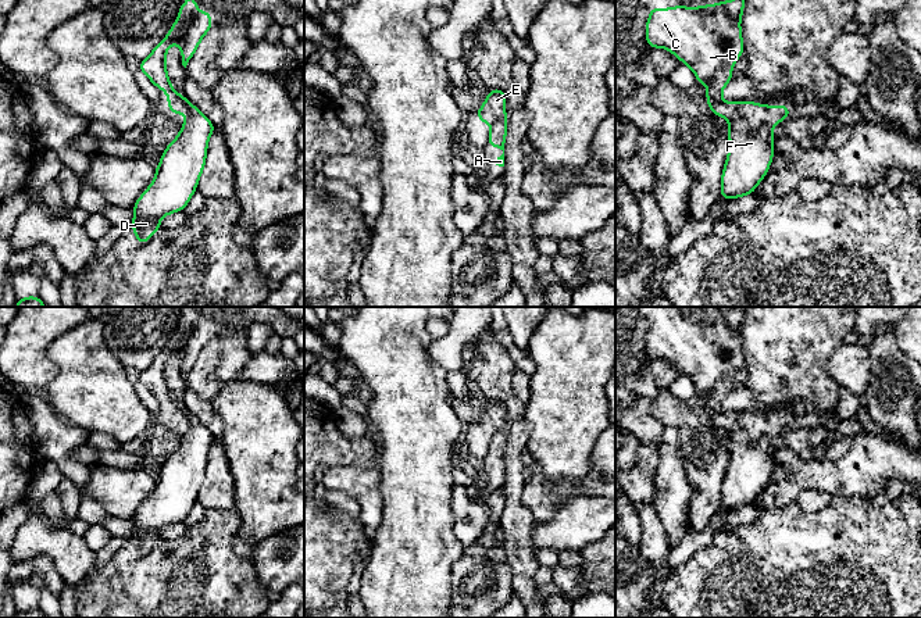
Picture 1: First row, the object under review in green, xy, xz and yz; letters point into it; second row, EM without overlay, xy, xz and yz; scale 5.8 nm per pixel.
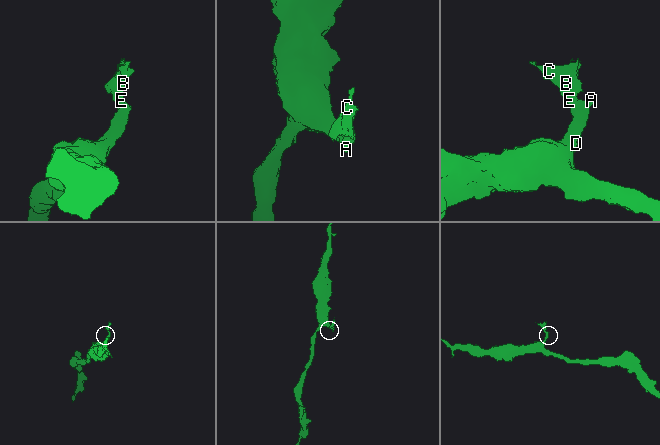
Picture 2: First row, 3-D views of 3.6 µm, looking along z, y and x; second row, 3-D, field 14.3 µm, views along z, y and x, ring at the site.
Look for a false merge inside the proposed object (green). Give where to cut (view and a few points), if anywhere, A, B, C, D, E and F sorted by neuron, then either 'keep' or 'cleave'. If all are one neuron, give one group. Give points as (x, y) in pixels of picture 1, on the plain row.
cut yz (738, 415), (738, 424), (729, 431); groups A D F / B C E; cleave

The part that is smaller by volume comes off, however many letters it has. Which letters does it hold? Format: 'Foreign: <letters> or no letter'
Foreign: B, C, E

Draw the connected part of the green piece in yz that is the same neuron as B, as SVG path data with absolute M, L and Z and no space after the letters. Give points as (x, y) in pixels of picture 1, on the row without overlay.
M746 307L703 318L647 319L646 353L664 358L689 376L697 394L707 396L708 421L732 431L738 414L722 412L722 400L732 390L732 378L743 367L740 329Z

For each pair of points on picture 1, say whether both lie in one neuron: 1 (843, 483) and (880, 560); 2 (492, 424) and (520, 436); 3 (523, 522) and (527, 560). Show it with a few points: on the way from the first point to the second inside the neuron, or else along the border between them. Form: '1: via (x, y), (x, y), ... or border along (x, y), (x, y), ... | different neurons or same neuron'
1: border along (832, 496), (868, 499) | different neurons
2: border along (502, 400), (506, 408), (506, 427) | different neurons
3: via (523, 532), (523, 550) | same neuron

